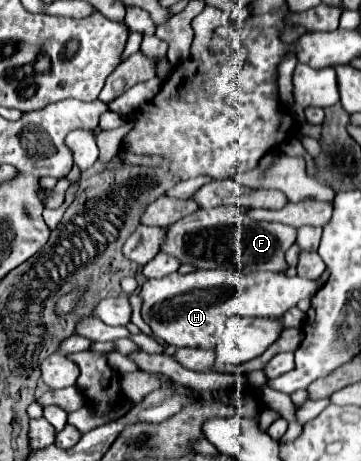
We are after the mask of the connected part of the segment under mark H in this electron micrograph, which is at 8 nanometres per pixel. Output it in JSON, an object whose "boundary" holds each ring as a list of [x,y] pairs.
{"boundary":[[[210,269],[210,271],[192,271],[186,275],[172,273],[162,279],[148,279],[140,289],[142,299],[142,319],[150,325],[156,339],[172,343],[176,347],[214,347],[214,335],[220,331],[228,317],[232,315],[246,315],[246,317],[282,317],[290,307],[294,307],[304,297],[314,297],[318,291],[316,281],[302,279],[302,277],[288,277],[284,273],[272,271],[256,271],[256,273],[238,273],[230,269]]]}

